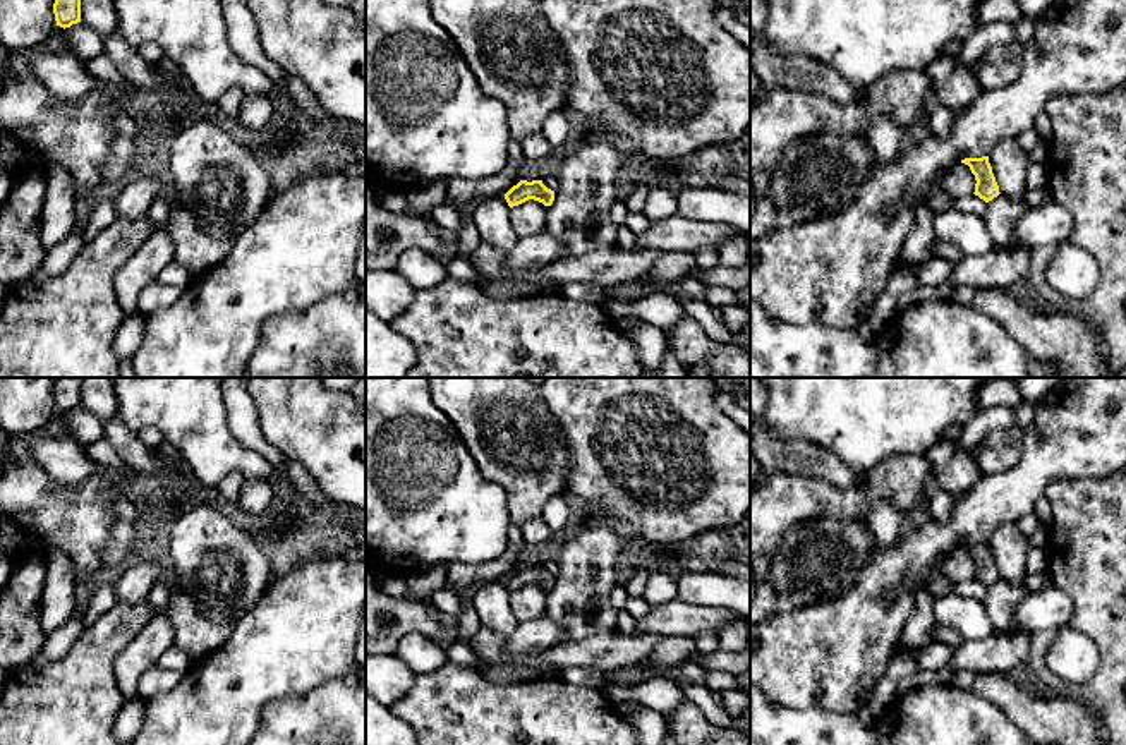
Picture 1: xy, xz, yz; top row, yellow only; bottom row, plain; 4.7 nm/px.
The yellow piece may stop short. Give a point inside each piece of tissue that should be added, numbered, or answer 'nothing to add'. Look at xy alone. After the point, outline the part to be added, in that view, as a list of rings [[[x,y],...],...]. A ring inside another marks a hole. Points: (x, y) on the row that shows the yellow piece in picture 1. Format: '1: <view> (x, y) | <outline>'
nothing to add

